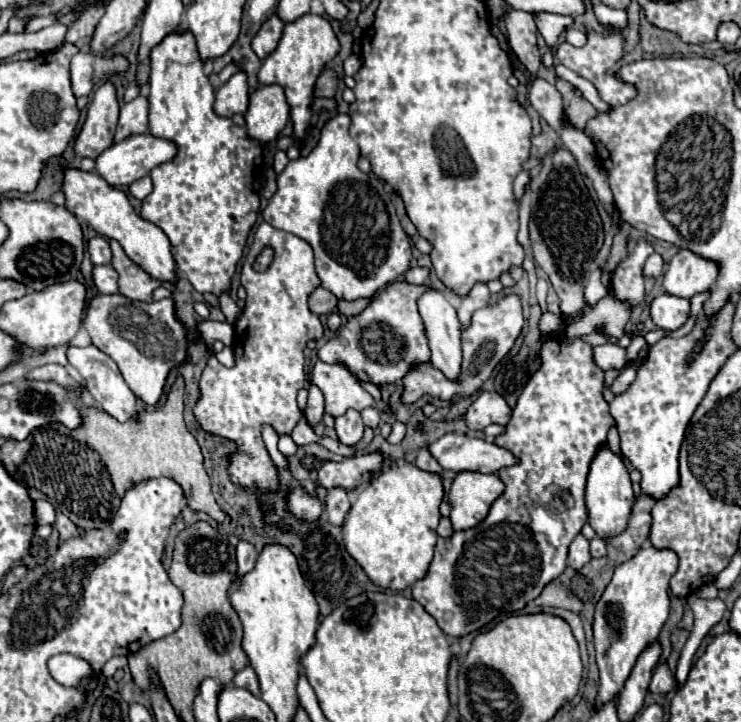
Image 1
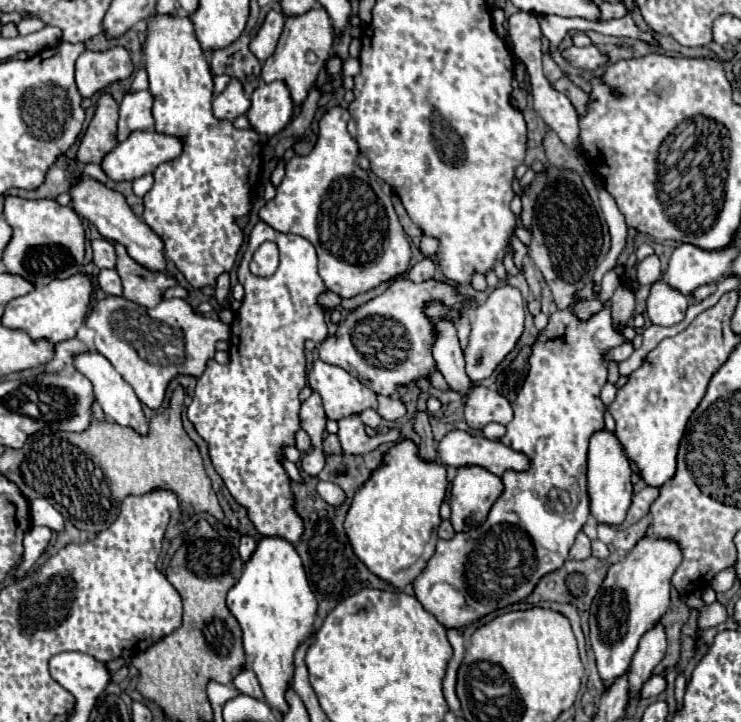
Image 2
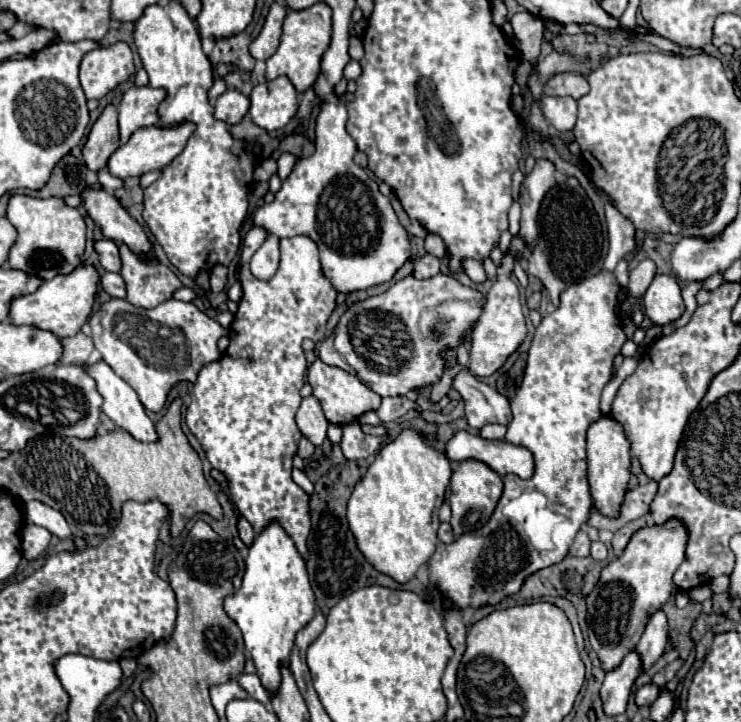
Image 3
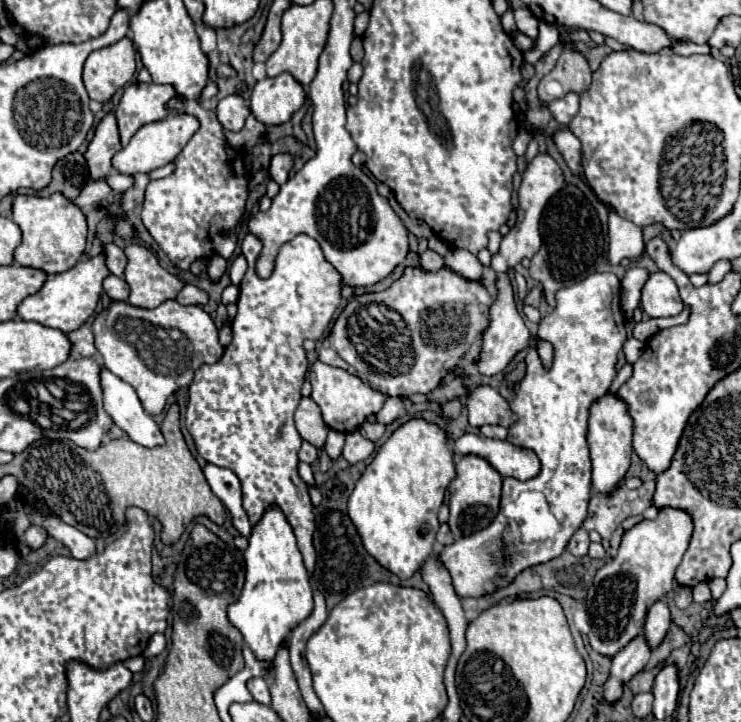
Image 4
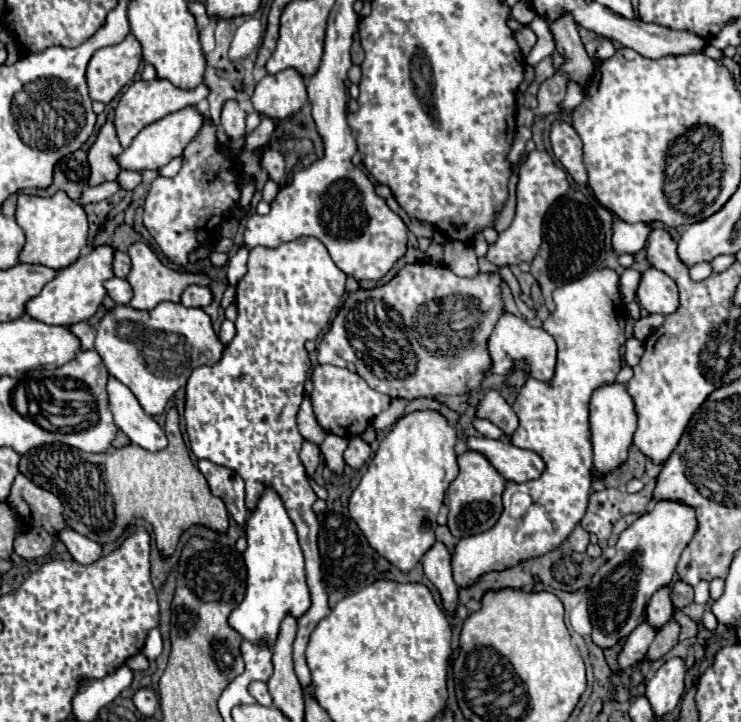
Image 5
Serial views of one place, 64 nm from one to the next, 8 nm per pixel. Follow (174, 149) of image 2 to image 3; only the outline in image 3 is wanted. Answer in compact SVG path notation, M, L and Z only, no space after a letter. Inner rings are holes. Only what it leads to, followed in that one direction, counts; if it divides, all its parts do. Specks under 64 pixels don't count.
M184 122L184 124L168 128L168 130L164 130L160 126L140 128L130 136L130 140L126 144L118 146L118 150L108 158L106 168L112 176L122 178L122 180L128 176L142 176L150 170L160 170L166 164L170 164L184 150L184 144L188 142L192 132L194 132L194 124L190 124L190 122Z

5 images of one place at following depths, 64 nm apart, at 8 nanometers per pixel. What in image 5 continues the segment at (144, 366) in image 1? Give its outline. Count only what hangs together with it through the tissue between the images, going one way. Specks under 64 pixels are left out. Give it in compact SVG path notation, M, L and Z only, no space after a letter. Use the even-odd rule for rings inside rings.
M162 302L154 310L114 306L96 326L96 352L112 376L126 384L146 414L162 414L174 392L186 384L192 366L216 364L224 344L218 340L210 316L202 308Z

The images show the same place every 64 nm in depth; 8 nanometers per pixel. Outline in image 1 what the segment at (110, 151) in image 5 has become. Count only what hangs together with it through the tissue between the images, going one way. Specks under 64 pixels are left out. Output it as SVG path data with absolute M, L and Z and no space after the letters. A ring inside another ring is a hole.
M110 80L100 84L94 92L94 100L88 106L86 120L74 142L76 156L96 158L114 142L114 130L118 122L118 100L116 88Z

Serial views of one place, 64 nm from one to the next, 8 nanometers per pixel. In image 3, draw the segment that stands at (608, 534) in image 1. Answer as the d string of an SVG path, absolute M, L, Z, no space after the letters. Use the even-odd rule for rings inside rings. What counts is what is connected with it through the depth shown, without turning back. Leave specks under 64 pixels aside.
M600 418L588 430L588 482L594 508L600 508L604 516L616 516L630 480L630 444L624 436L624 428L614 418Z

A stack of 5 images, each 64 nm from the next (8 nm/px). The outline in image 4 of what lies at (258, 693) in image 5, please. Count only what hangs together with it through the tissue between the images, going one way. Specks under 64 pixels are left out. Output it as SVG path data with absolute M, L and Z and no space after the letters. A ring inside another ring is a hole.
M250 678L248 682L246 682L246 686L248 686L248 690L250 690L250 694L254 696L254 700L256 702L260 702L260 704L270 704L270 692L268 692L268 682L264 680L264 678Z

